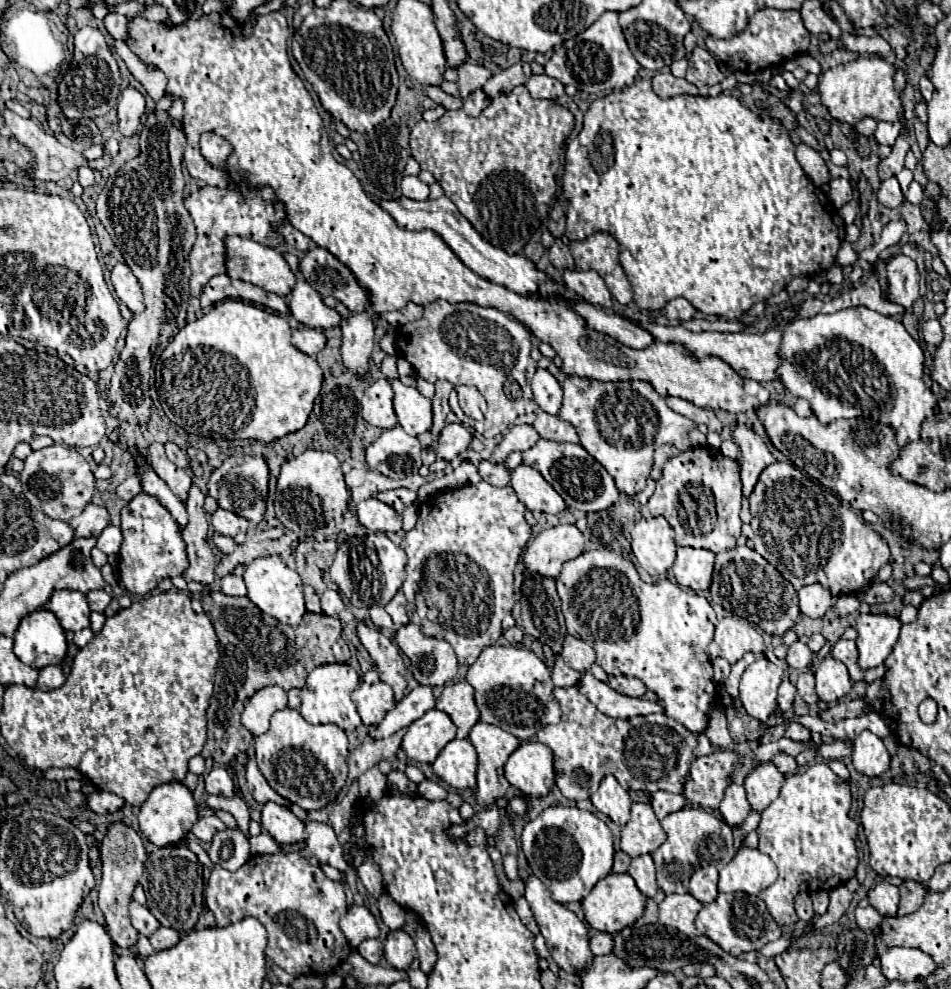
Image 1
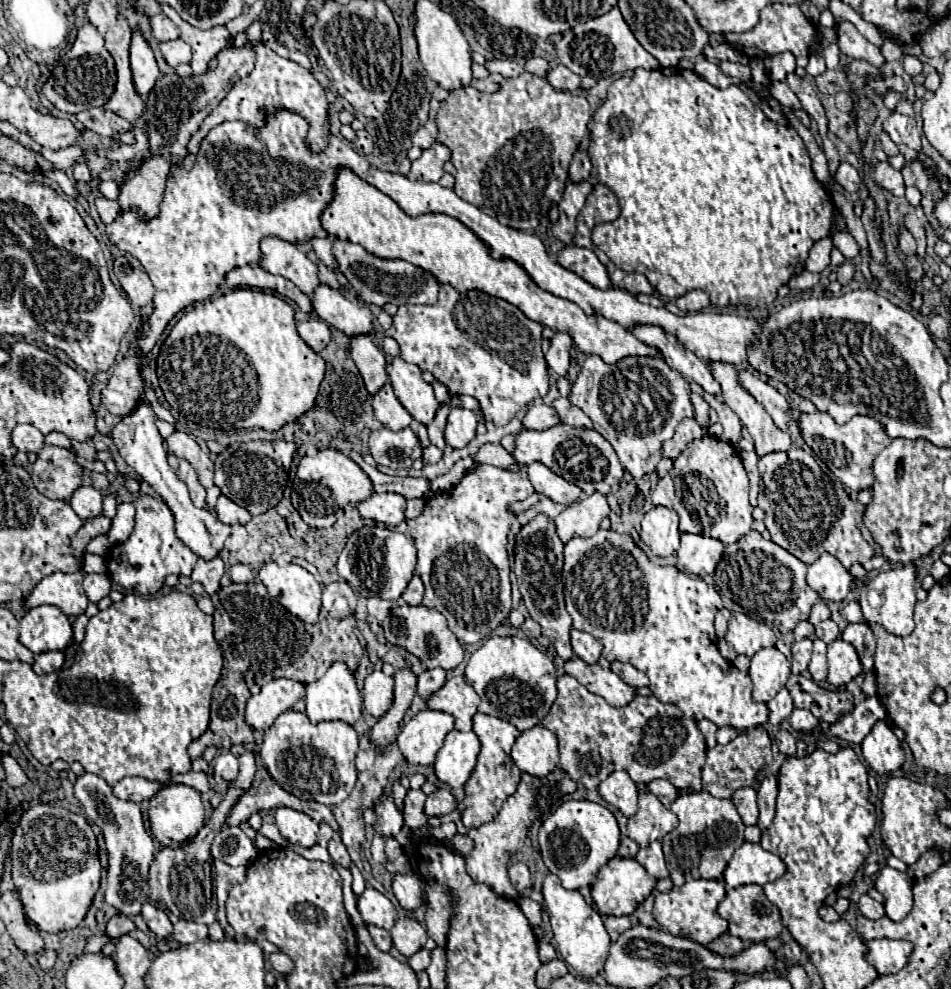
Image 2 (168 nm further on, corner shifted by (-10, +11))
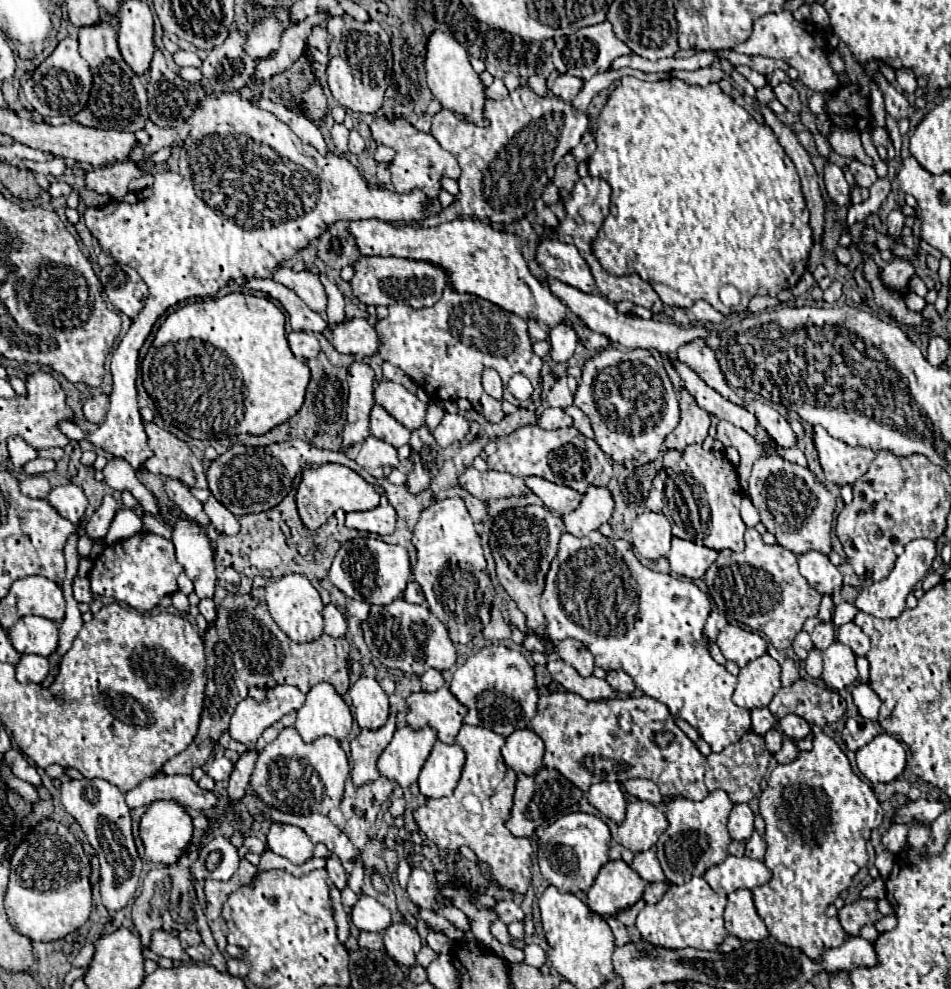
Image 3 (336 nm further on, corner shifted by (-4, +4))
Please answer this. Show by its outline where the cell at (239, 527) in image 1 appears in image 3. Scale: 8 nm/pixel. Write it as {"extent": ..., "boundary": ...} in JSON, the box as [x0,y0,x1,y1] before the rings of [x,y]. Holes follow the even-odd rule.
{"extent":[204,497,240,535],"boundary":[[[210,497],[204,503],[204,511],[210,517],[210,523],[216,527],[216,531],[220,531],[224,535],[236,535],[238,533],[238,529],[240,529],[238,519],[222,503],[218,503],[214,497]]]}

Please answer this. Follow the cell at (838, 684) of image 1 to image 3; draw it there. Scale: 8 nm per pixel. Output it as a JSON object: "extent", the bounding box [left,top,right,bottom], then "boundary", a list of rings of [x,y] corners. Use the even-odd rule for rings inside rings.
{"extent":[822,641,858,691],"boundary":[[[834,641],[824,653],[824,671],[822,671],[822,681],[826,683],[828,689],[840,691],[844,687],[850,687],[858,679],[856,671],[856,655],[852,653],[850,647],[842,645],[840,641]]]}

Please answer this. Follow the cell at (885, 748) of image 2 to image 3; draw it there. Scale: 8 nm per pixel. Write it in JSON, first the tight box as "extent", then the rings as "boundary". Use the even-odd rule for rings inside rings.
{"extent":[856,733,906,783],"boundary":[[[878,733],[856,753],[856,765],[870,783],[890,783],[902,775],[906,751],[892,735]]]}

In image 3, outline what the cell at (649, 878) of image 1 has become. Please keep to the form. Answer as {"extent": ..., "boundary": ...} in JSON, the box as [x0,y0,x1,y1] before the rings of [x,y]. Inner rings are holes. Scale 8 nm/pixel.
{"extent":[632,849,666,883],"boundary":[[[648,849],[648,851],[642,851],[642,853],[636,853],[634,855],[634,861],[632,861],[632,869],[648,883],[656,883],[656,881],[666,881],[662,869],[660,869],[660,863],[656,859],[656,849]]]}

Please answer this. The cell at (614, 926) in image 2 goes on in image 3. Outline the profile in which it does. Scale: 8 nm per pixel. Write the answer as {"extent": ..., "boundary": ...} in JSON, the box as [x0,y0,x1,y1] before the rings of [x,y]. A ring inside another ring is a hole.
{"extent":[606,917,630,945],"boundary":[[[606,917],[606,923],[610,925],[610,929],[612,929],[612,933],[614,933],[616,945],[626,945],[626,943],[630,941],[626,927],[624,927],[624,925],[622,925],[618,919],[614,919],[614,917]]]}

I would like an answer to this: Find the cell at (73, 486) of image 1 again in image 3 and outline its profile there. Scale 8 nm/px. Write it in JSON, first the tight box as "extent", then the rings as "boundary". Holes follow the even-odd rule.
{"extent":[20,475,52,499],"boundary":[[[32,475],[20,483],[20,491],[32,499],[46,499],[52,491],[52,485],[44,475]]]}

